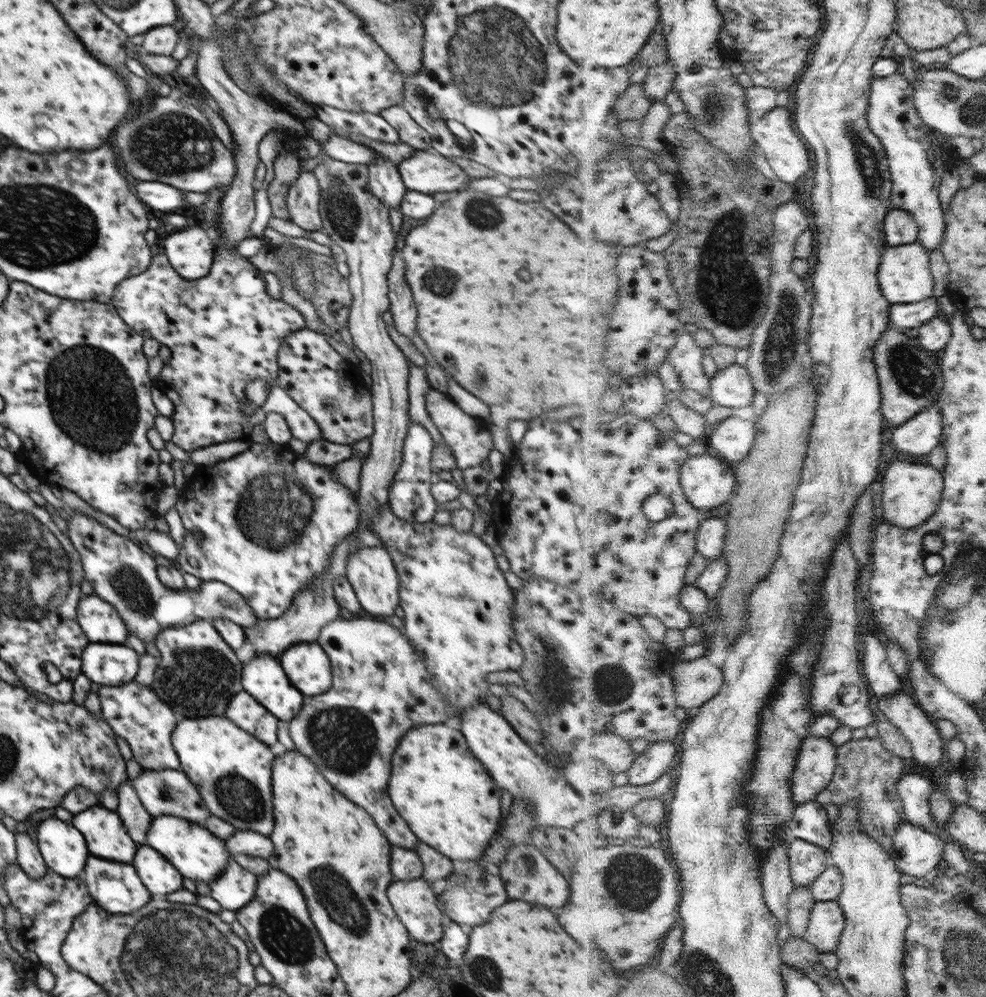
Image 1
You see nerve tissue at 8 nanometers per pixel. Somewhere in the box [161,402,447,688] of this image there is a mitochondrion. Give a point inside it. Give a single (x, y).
(265, 513)

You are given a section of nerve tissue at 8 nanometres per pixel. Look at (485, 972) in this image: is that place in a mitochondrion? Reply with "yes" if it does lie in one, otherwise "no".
yes

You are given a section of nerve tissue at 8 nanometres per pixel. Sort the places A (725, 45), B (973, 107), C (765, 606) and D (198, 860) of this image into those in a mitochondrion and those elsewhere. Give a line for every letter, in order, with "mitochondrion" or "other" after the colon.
A: other
B: mitochondrion
C: mitochondrion
D: other

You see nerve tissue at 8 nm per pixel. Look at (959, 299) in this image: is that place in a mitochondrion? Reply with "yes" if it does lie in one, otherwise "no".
no

